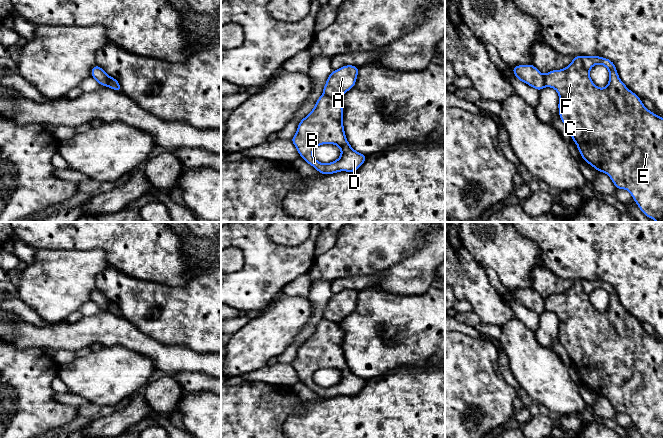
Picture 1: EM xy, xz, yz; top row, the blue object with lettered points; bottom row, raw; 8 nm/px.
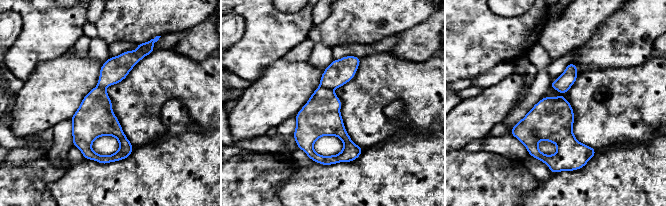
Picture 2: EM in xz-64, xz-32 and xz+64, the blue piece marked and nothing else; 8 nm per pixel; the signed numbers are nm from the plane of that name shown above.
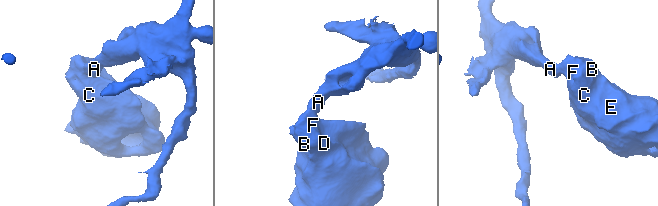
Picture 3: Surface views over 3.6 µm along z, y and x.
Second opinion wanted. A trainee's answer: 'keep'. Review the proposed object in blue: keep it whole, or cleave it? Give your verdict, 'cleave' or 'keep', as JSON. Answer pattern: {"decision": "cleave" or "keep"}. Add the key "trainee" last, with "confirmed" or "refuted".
{"decision": "cleave", "trainee": "refuted"}

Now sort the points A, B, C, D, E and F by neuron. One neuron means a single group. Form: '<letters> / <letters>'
A / B C D E F

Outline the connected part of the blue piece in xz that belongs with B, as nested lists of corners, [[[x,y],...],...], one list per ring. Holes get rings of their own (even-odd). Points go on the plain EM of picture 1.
[[[321,319],[315,327],[312,335],[298,348],[296,358],[291,363],[299,379],[319,397],[324,399],[334,398],[340,395],[355,396],[366,385],[367,380],[355,375],[346,363],[343,350],[344,332],[335,323],[328,319]],[[322,368],[334,368],[341,374],[341,380],[331,387],[321,387],[313,381],[313,374]]]

